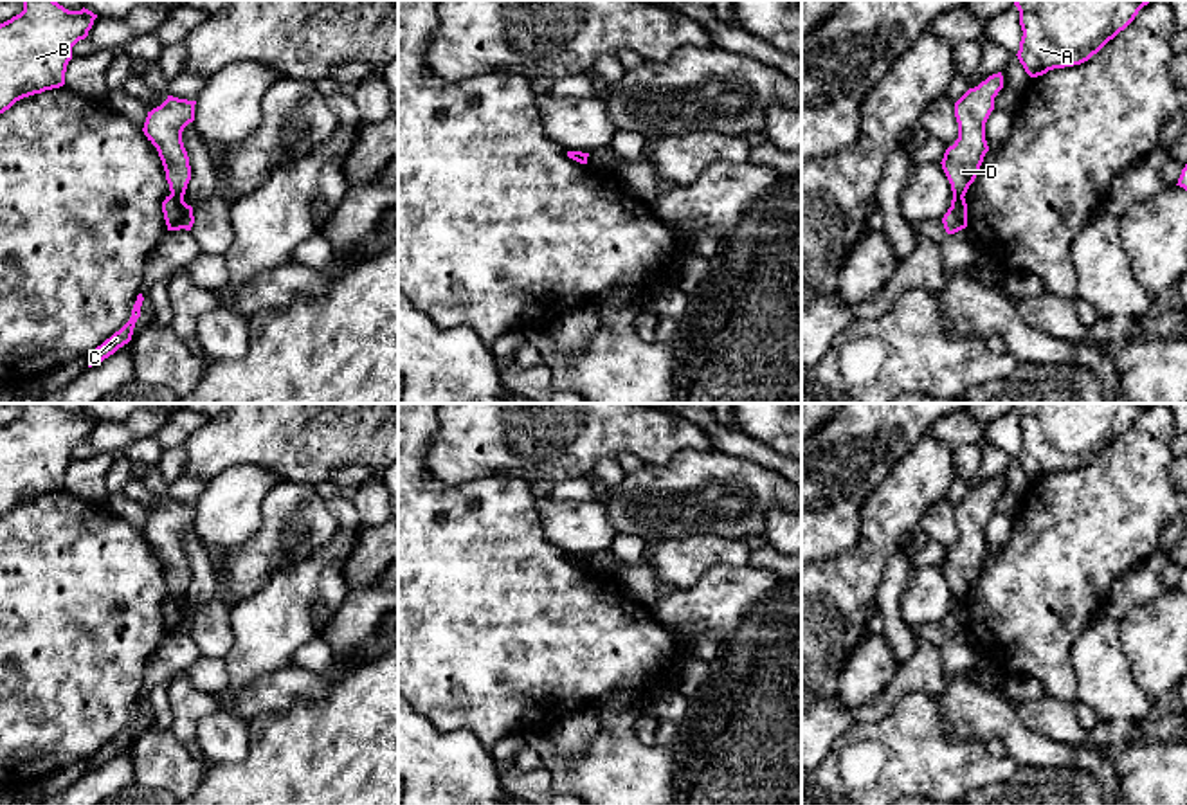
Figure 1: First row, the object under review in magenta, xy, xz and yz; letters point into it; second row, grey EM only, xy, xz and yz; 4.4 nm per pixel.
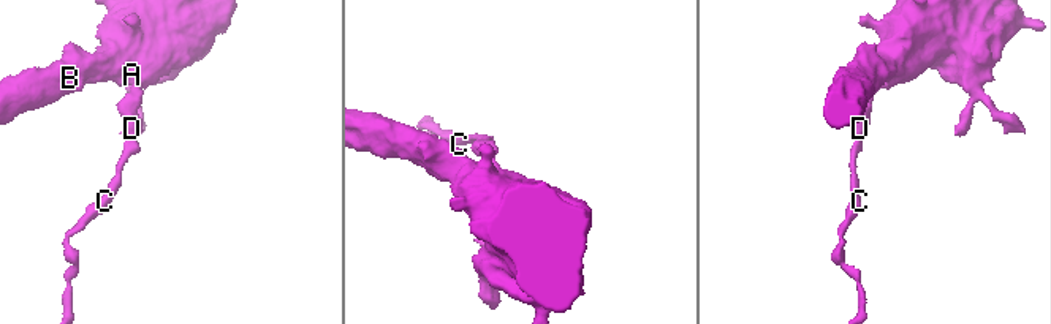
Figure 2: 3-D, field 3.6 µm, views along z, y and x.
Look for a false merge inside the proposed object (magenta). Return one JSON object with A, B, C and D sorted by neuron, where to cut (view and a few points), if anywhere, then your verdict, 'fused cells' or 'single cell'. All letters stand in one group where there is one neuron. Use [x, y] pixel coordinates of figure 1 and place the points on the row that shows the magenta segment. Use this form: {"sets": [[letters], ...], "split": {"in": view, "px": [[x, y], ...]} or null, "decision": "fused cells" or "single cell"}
{"sets": [["A", "B", "D"], ["C"]], "split": {"in": "xy", "px": [[172, 193], [182, 198]]}, "decision": "fused cells"}

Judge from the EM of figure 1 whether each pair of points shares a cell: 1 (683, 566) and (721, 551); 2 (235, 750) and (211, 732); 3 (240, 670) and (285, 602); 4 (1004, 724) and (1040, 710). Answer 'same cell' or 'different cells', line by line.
1: same cell
2: same cell
3: same cell
4: different cells

